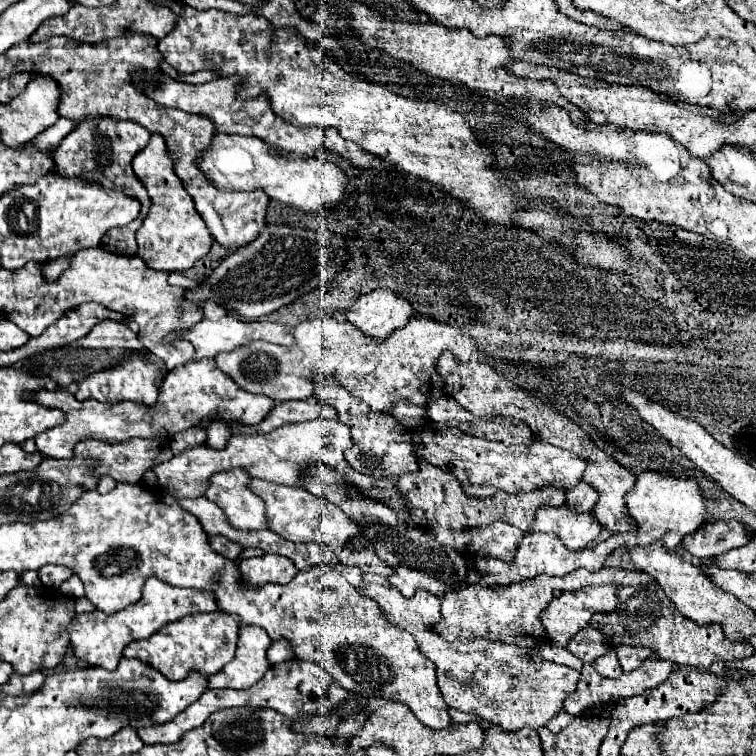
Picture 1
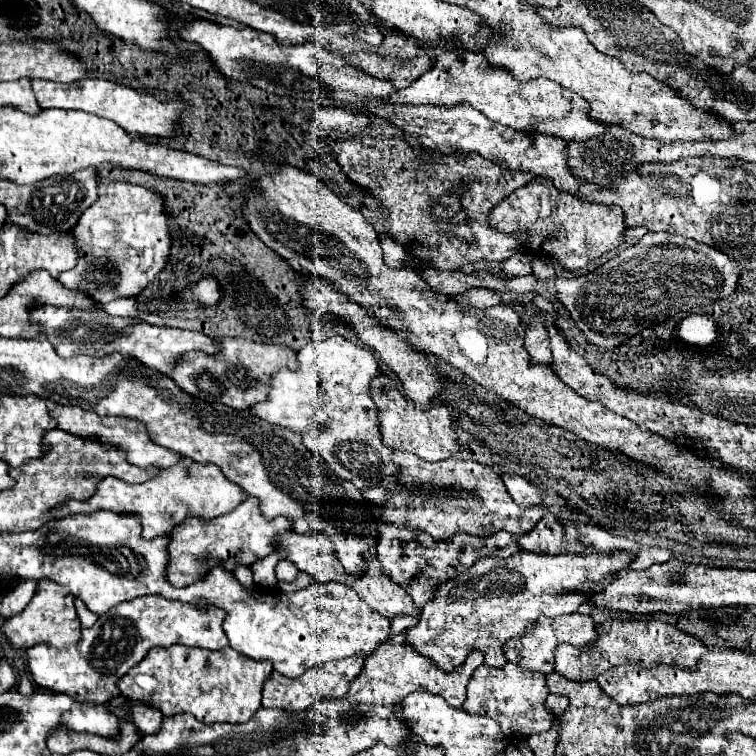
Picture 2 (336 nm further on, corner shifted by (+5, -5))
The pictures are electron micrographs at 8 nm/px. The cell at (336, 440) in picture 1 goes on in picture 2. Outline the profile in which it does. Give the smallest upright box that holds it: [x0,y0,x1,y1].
[54,459,242,539]

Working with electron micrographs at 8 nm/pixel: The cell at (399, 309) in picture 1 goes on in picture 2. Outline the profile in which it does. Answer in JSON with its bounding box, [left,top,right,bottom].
[250,335,396,489]

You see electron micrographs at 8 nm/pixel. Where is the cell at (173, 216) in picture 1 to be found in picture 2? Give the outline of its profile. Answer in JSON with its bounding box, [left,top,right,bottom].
[58,183,172,307]

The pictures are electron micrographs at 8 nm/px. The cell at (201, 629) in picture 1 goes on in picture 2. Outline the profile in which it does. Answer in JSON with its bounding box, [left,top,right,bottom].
[118,647,270,723]

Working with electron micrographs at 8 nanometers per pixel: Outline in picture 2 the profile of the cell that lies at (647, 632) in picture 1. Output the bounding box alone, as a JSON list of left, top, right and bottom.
[554,619,708,681]

